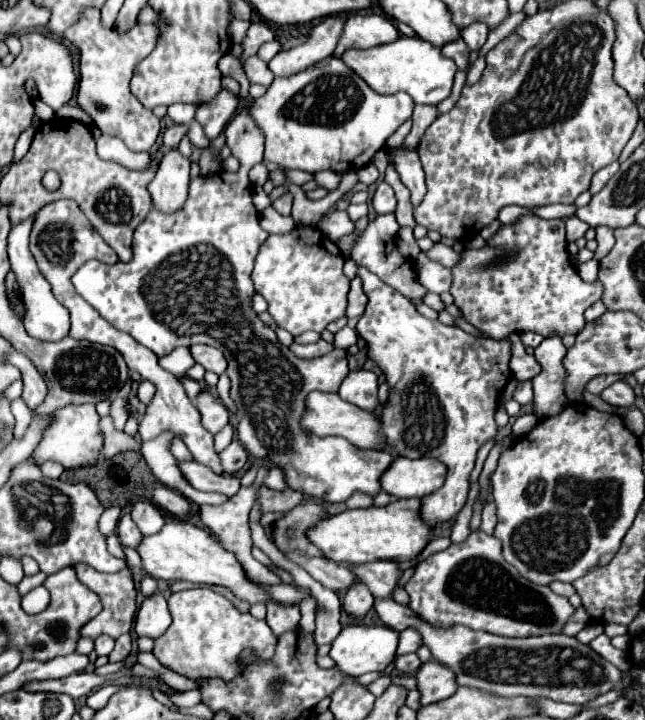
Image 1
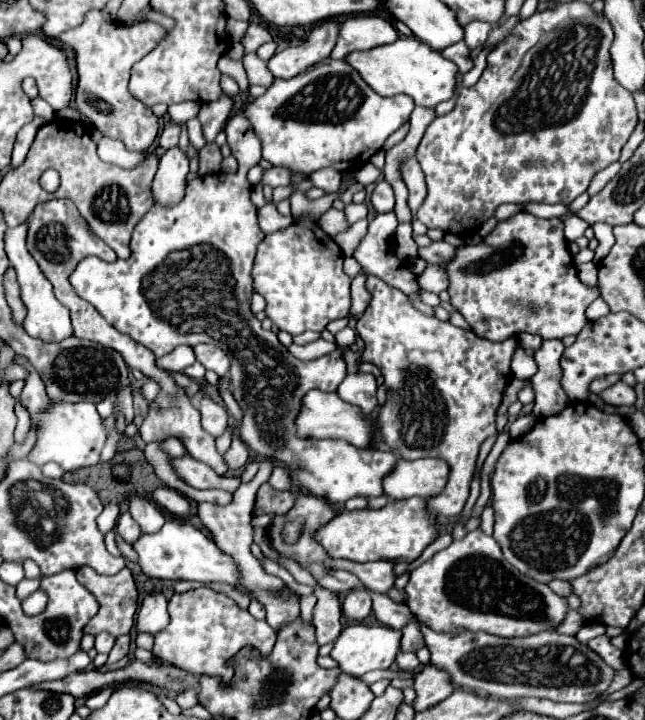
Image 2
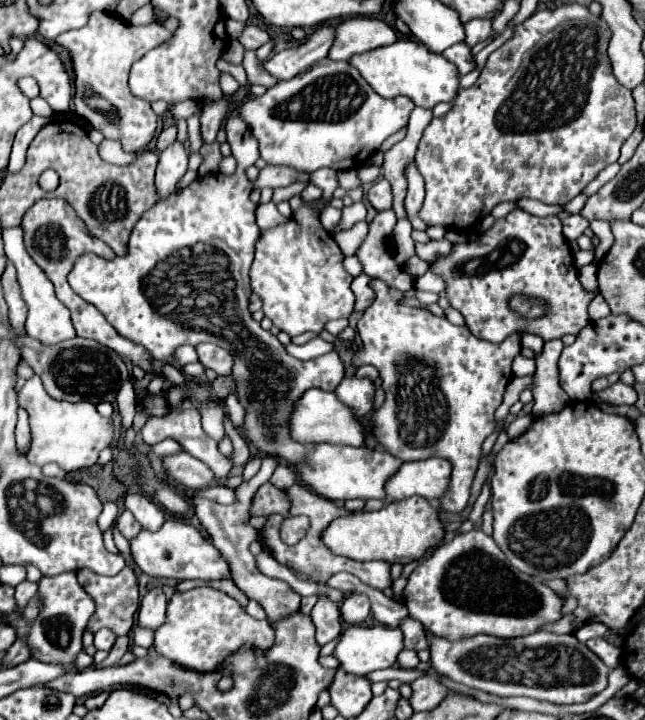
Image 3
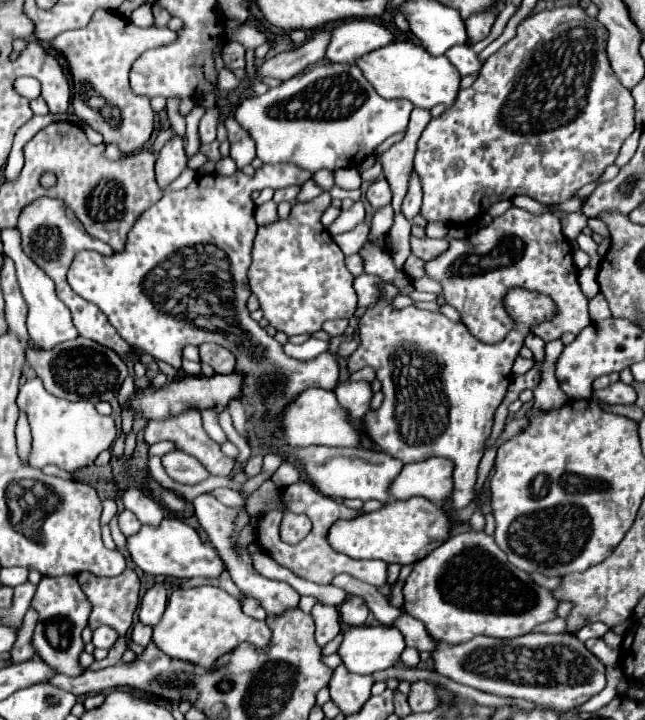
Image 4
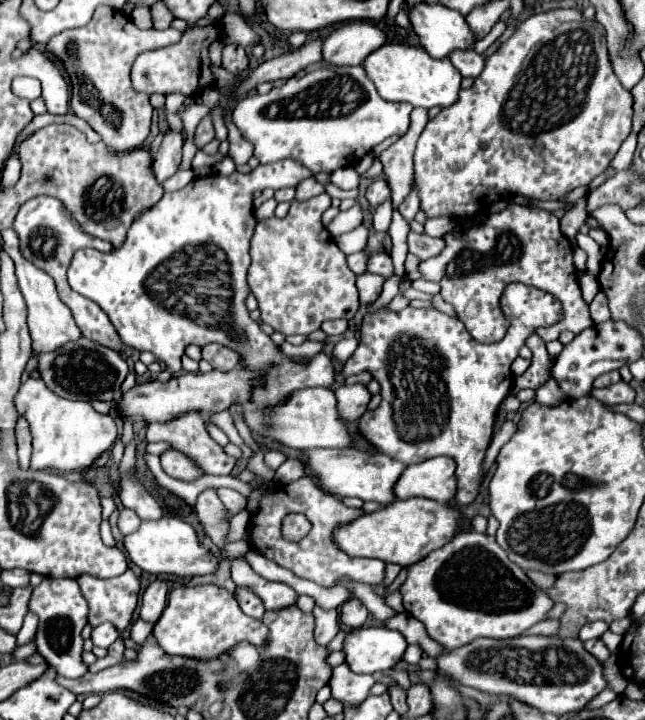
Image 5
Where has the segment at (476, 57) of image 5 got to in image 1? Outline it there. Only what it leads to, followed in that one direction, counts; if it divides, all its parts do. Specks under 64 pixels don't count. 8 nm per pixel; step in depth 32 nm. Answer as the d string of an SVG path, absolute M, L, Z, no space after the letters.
M462 38L444 44L444 46L442 46L442 54L448 56L448 58L452 58L460 70L468 68L468 54L470 54L470 50L468 50L468 46L464 44Z

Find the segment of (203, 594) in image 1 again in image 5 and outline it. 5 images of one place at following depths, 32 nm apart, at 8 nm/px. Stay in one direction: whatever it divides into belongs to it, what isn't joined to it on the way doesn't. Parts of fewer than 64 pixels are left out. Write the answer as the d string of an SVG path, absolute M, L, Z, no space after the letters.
M178 586L170 592L162 618L154 624L154 638L160 648L170 656L210 662L242 640L252 642L254 646L264 646L268 640L268 628L260 620L246 616L240 610L236 598L220 586Z

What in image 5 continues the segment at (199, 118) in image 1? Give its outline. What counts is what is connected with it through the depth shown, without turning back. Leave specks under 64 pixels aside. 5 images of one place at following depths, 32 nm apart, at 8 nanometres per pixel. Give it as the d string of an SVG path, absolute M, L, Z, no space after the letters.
M208 114L202 118L202 122L196 128L196 146L202 148L204 144L208 144L212 140L214 140L214 124L212 124L212 116Z

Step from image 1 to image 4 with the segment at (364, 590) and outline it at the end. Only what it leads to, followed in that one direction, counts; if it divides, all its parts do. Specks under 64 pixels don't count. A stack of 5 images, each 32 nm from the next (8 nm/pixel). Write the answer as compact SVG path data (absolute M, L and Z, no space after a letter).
M348 596L342 604L340 604L340 618L344 624L350 626L362 626L366 616L368 616L368 606L364 604L366 600L360 596Z

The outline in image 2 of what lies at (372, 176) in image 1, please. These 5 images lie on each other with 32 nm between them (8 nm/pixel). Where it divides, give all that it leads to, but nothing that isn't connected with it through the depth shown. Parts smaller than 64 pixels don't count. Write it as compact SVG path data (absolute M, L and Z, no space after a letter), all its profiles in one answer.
M366 164L364 168L360 168L360 170L356 172L356 180L362 182L362 184L372 184L372 182L376 182L378 176L380 176L380 172L378 172L378 168L372 166L372 164Z

